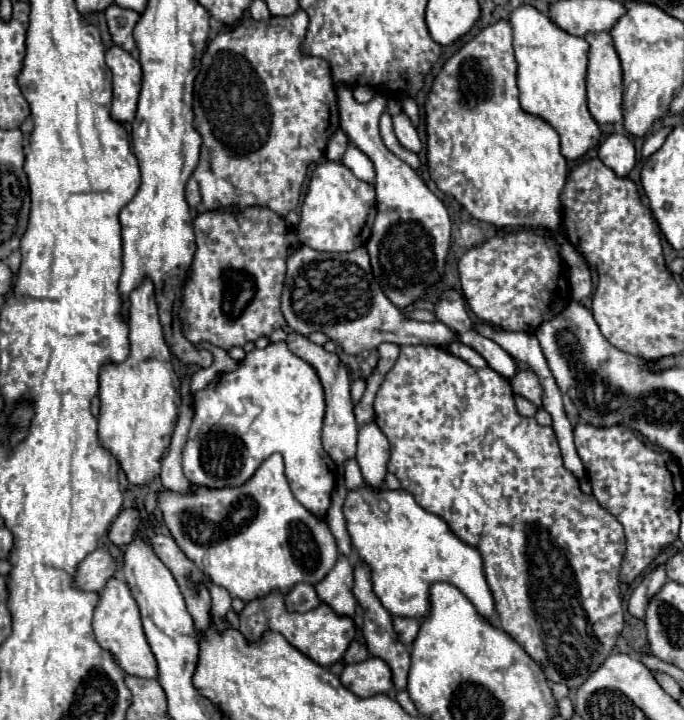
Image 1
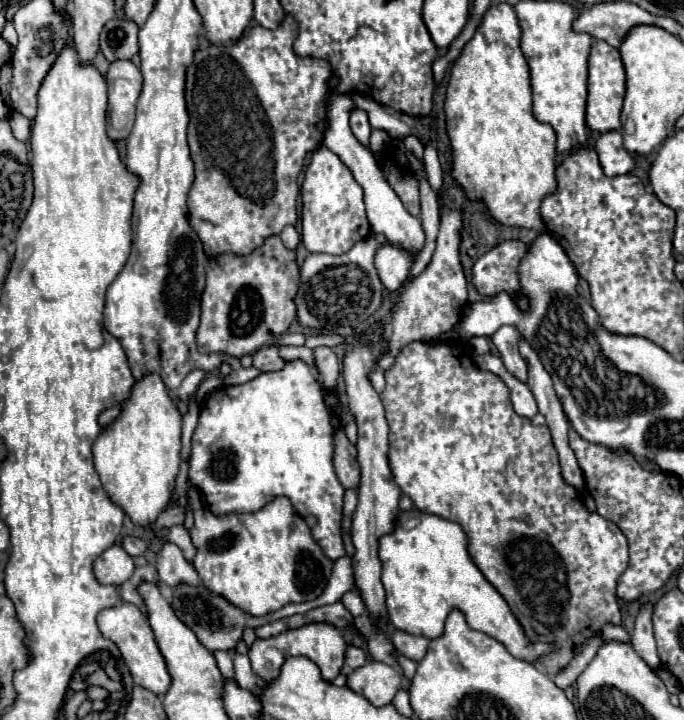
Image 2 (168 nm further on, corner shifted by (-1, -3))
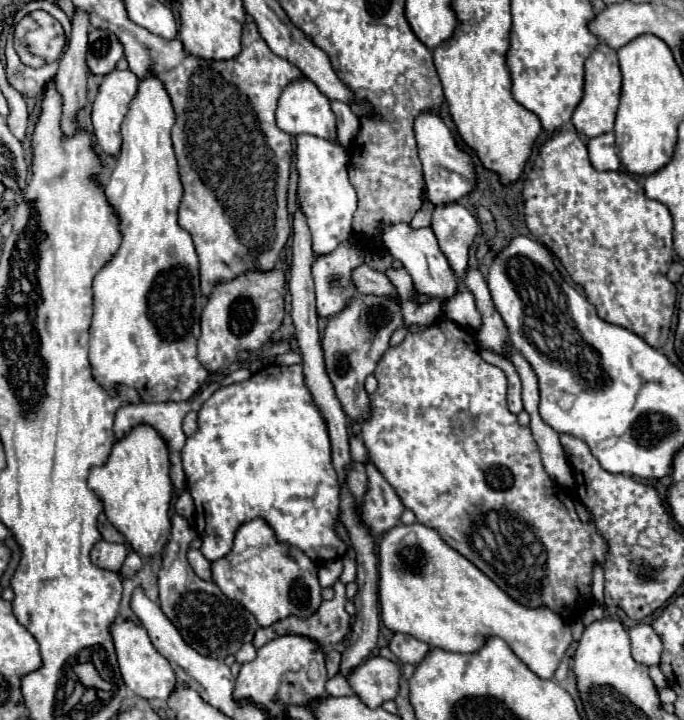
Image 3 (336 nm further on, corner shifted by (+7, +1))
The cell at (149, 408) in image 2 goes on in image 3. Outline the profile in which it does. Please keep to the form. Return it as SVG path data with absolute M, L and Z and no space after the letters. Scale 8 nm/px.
M138 424L124 438L116 440L108 460L90 470L88 486L104 504L104 514L122 536L144 558L158 558L170 536L170 454L164 438L154 426Z

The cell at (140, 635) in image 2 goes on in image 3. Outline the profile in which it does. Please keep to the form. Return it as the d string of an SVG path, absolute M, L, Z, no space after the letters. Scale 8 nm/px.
M116 618L116 622L110 624L110 634L116 646L116 654L118 654L118 666L124 678L124 684L138 696L152 700L152 698L160 698L166 700L170 696L170 692L176 686L176 676L172 672L172 666L168 664L168 660L154 648L146 628L142 624L136 624L132 620L126 618Z

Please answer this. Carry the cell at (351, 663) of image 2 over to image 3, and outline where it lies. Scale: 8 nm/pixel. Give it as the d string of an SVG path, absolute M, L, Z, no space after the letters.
M332 650L326 654L326 670L330 676L340 672L340 660L342 660L342 654L338 650Z

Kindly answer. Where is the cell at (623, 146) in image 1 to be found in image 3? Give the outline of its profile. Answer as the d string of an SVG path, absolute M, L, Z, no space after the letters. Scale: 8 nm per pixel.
M614 132L600 134L588 140L588 156L596 170L618 170L620 158L614 148Z

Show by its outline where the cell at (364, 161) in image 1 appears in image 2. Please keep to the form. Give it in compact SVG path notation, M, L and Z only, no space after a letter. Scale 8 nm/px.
M330 94L328 96L328 112L326 112L326 132L324 132L324 140L322 144L326 148L330 148L354 174L356 182L362 186L364 190L364 202L366 202L366 212L368 212L368 222L372 226L374 234L380 234L386 238L386 242L390 242L392 246L408 252L410 256L416 256L422 248L424 248L424 230L418 218L414 218L400 202L400 198L396 196L396 192L392 190L392 186L388 184L384 172L380 170L372 150L368 150L366 146L362 146L354 136L346 136L346 126L348 126L348 118L350 112L354 110L354 104L350 100L350 96L346 94Z

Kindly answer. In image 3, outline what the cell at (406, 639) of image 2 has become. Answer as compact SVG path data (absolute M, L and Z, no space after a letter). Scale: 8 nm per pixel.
M396 632L390 640L390 650L398 656L398 660L402 664L418 664L426 652L430 650L430 646L426 642L420 642L416 640L414 636L408 636L408 634L400 634Z

